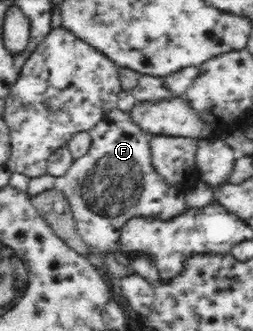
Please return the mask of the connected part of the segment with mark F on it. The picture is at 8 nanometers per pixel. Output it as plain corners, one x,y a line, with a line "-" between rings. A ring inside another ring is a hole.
119,109
110,110
90,130
91,144
82,157
73,160
70,168
60,176
54,177
53,188
61,190
68,197
78,234
85,246
102,250
102,254
114,253
120,229
125,220
133,216
150,216
169,219
181,213
186,207
184,190
166,184
151,163
150,137
132,122
128,113

